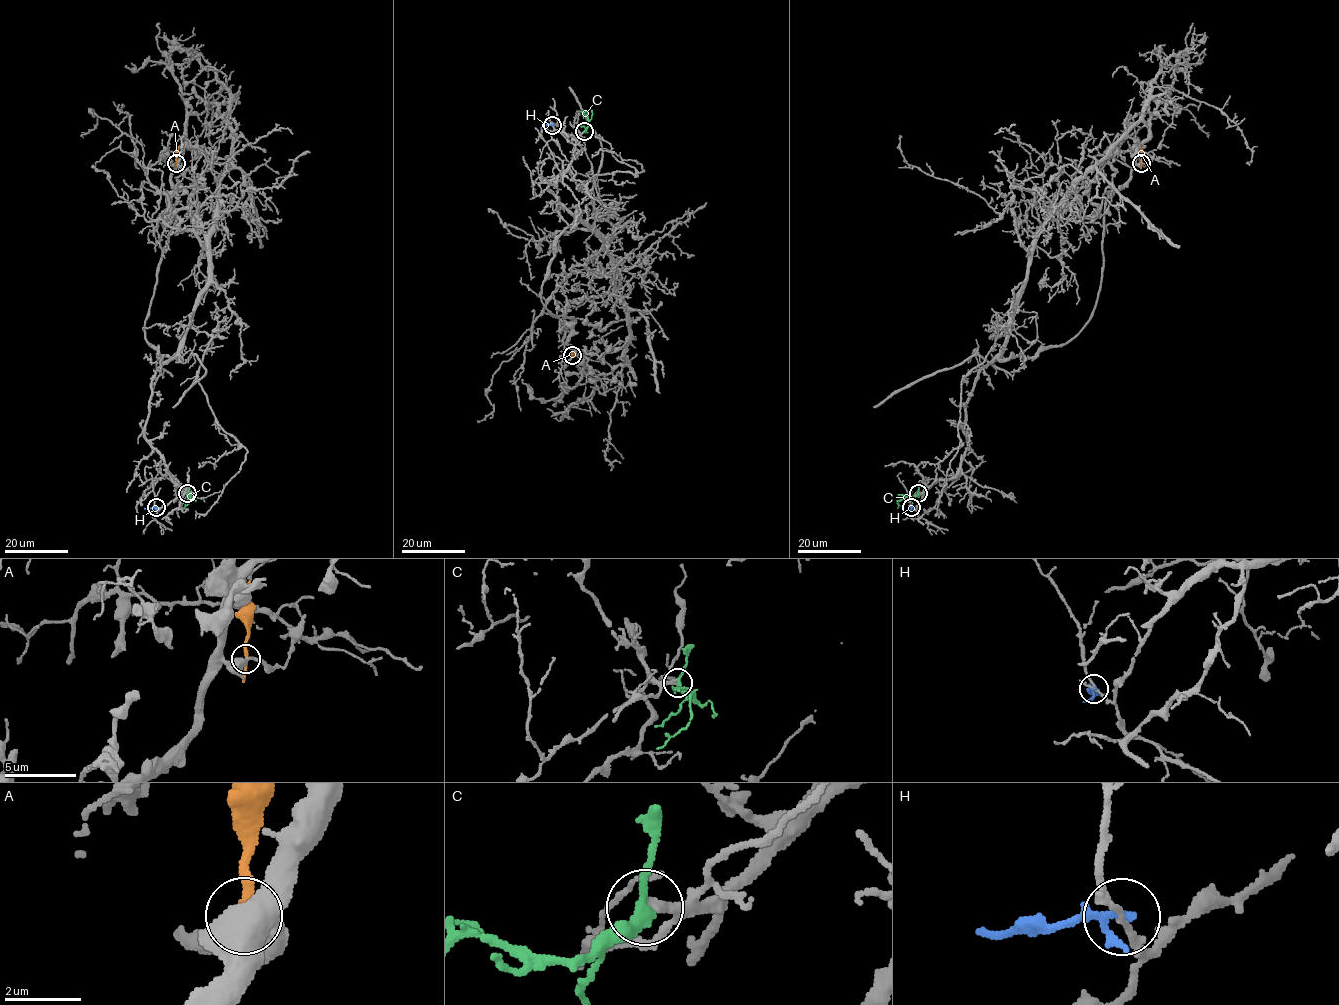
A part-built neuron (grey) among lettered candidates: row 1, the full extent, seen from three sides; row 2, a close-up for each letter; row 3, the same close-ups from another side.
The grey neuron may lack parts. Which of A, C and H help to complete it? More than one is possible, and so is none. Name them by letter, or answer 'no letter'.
C

